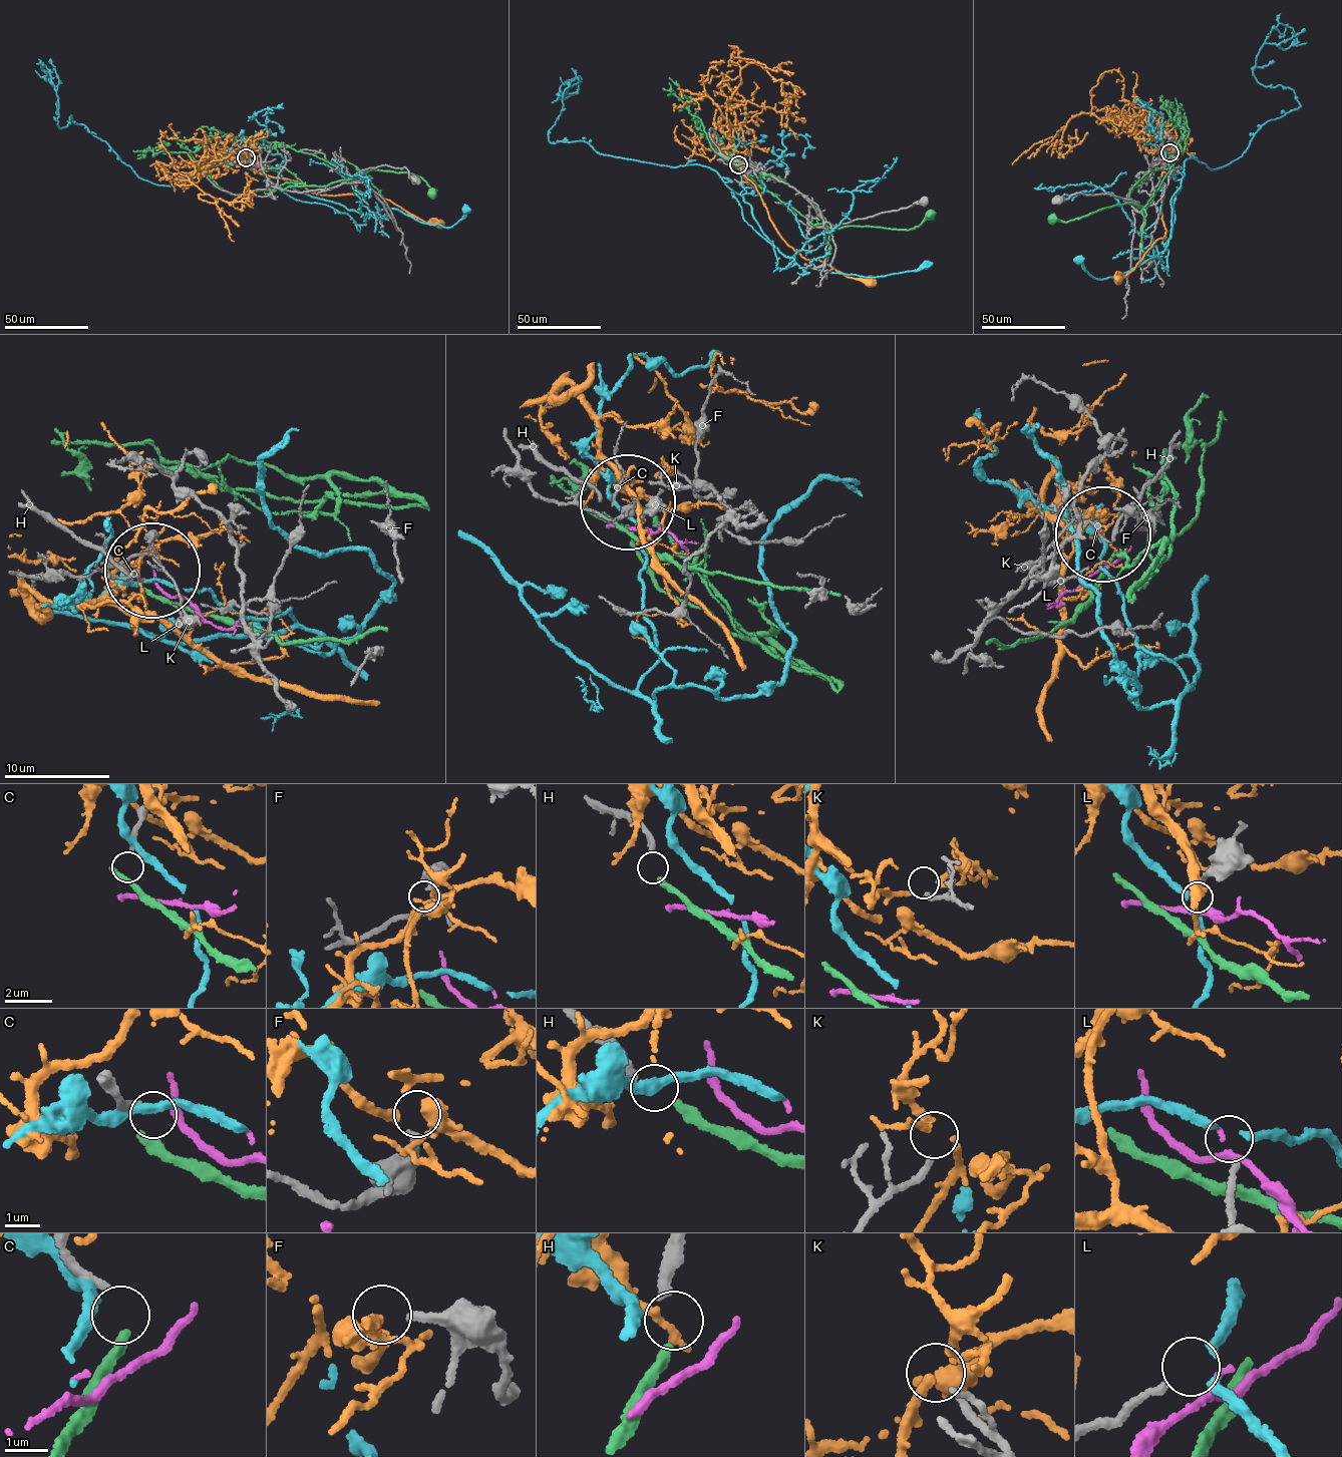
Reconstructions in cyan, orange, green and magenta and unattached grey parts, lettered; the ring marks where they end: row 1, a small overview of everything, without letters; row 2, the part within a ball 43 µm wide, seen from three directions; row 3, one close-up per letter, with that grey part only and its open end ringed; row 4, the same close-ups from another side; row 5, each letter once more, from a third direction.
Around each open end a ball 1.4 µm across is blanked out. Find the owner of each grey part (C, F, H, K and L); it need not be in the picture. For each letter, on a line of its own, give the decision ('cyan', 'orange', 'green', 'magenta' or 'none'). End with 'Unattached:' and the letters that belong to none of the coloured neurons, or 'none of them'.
C: none
F: none
H: green
K: none
L: cyan
Unattached: C, F, K

